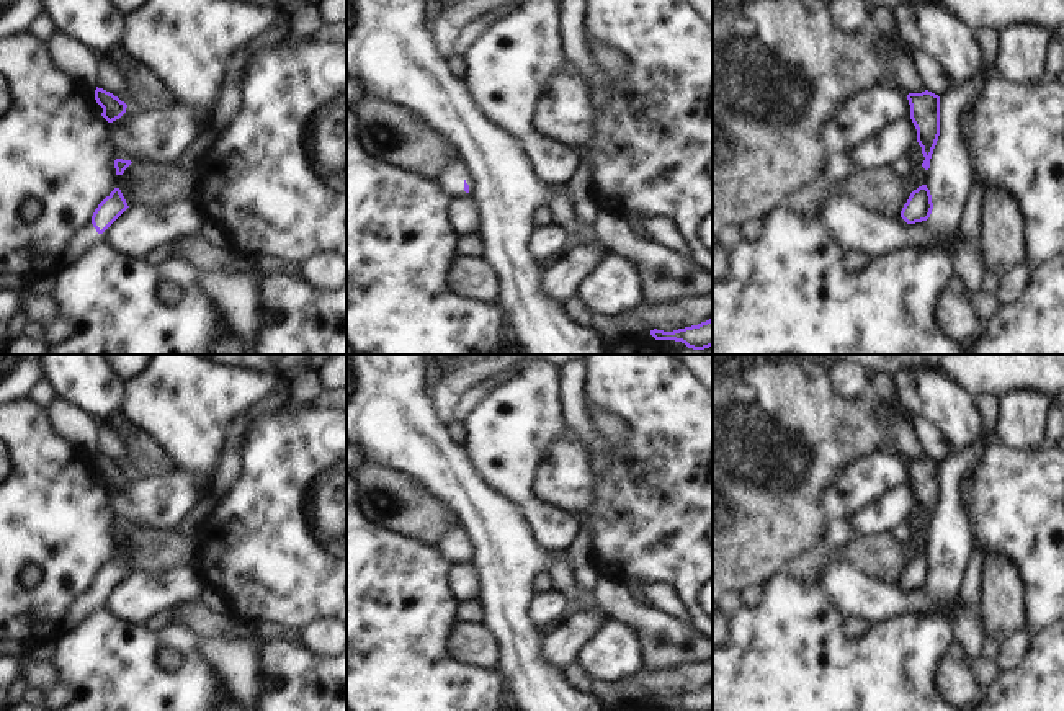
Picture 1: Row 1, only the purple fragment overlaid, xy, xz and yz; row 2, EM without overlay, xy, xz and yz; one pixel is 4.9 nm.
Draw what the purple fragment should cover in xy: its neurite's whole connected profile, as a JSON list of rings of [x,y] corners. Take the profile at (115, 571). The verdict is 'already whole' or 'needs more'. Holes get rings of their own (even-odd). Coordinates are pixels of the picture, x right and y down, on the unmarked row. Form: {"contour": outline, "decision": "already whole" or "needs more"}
{"contour": [[[114,554],[95,575],[92,587],[83,590],[67,608],[64,629],[59,639],[65,637],[96,605],[127,575],[119,554]]], "decision": "needs more"}

